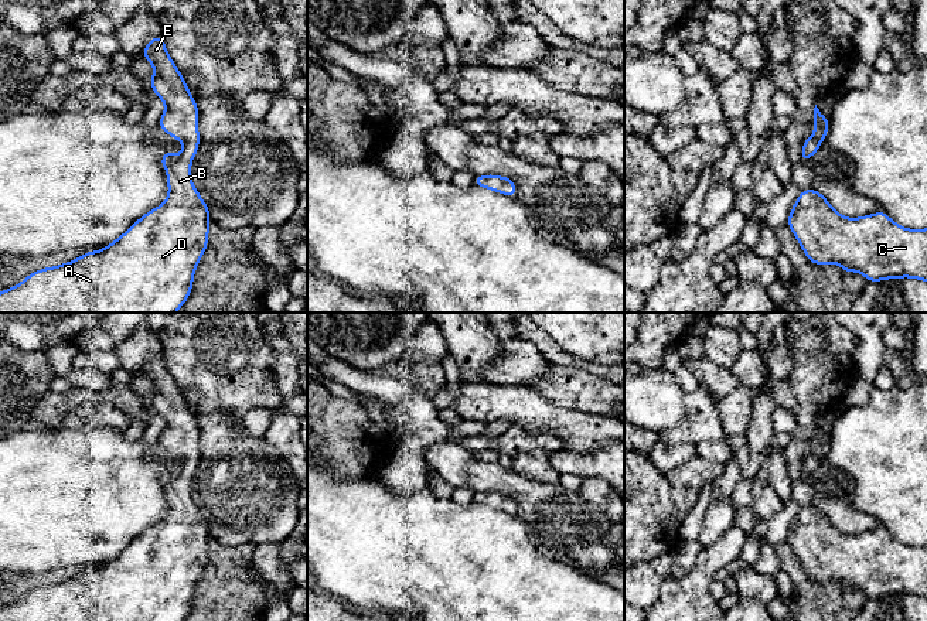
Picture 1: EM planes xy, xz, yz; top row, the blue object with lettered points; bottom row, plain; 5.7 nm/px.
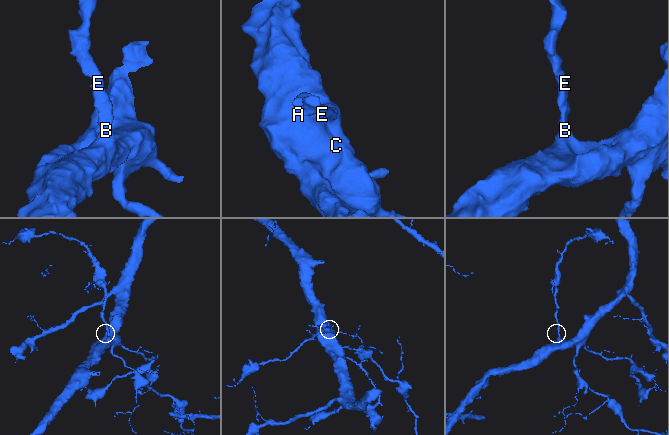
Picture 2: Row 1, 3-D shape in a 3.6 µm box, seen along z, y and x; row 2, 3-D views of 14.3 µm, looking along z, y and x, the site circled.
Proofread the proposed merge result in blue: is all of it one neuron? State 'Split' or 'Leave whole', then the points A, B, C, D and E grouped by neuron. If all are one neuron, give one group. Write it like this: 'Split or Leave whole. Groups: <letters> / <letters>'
Leave whole. Groups: A B C D E

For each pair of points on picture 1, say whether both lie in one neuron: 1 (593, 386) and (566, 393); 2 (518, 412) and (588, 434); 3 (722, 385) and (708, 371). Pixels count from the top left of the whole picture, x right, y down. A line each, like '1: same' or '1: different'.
1: same
2: same
3: same

